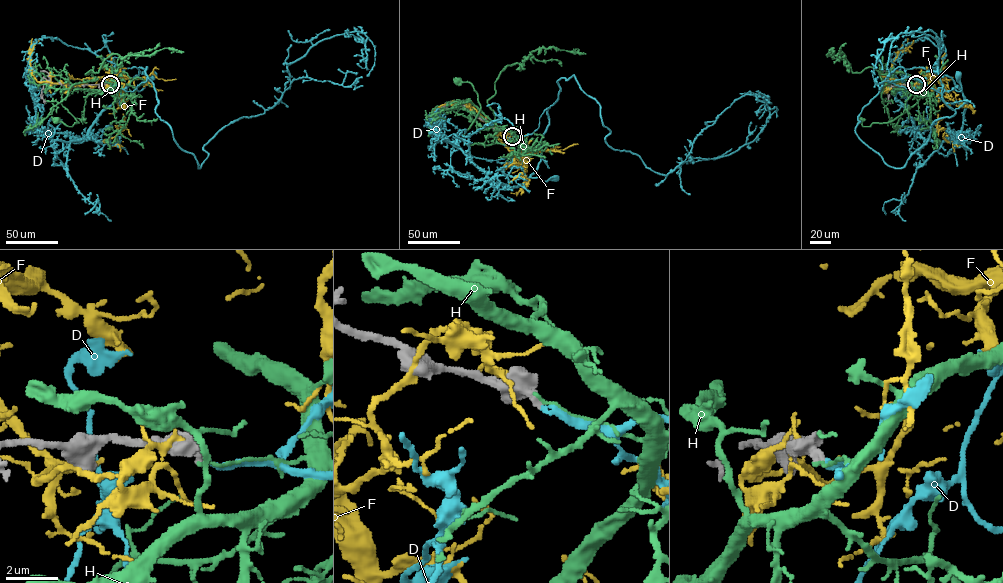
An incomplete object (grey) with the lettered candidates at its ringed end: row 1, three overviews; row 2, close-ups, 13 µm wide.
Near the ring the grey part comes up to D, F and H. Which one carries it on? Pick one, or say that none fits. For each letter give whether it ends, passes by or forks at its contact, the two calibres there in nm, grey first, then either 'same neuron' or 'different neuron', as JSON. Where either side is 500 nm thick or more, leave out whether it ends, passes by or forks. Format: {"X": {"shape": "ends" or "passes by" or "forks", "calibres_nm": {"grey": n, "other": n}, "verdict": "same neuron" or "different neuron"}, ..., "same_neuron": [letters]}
{"D": {"shape": "ends", "calibres_nm": {"grey": 360, "other": 220}, "verdict": "same neuron"}, "F": {"calibres_nm": {"grey": 600, "other": 220}, "verdict": "different neuron"}, "H": {"shape": "ends", "calibres_nm": {"grey": 400, "other": 110}, "verdict": "different neuron"}, "same_neuron": ["D"]}

